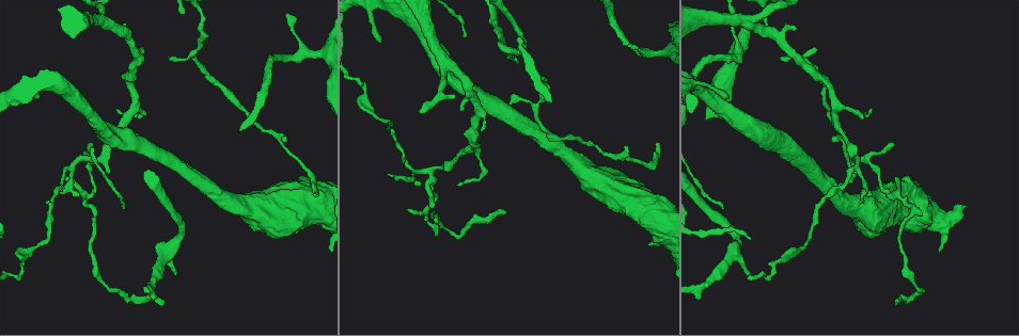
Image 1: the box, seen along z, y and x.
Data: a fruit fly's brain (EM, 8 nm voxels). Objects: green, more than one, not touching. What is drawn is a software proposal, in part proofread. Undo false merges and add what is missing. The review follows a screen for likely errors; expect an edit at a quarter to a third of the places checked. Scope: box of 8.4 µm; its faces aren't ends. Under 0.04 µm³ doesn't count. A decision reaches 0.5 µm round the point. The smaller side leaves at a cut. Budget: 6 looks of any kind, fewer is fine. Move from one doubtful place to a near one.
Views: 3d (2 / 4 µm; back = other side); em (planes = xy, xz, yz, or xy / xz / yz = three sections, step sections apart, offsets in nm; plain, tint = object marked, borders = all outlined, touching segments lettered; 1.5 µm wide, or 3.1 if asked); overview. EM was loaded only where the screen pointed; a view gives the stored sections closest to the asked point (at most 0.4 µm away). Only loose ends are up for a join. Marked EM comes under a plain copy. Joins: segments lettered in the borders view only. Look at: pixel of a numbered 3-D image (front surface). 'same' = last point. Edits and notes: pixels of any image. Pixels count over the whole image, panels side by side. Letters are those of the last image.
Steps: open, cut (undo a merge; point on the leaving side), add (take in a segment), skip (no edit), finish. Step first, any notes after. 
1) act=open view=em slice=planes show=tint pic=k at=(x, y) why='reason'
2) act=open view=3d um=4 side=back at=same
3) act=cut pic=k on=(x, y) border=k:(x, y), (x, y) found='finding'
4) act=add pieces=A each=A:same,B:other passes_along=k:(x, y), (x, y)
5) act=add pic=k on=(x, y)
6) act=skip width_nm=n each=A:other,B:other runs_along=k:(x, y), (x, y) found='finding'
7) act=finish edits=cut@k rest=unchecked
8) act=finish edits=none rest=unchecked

act=open view=3d um=4 pic=1 at=(317, 195) why='end of a long branch'

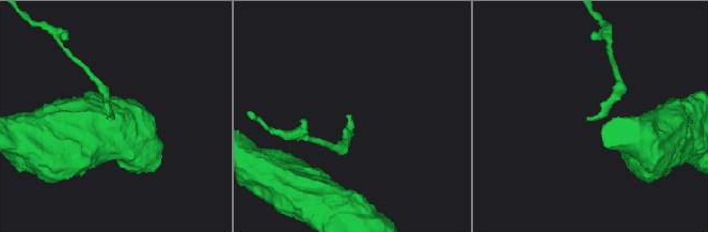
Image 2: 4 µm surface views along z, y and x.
act=open view=em slice=planes show=borders pic=2 at=(352, 115)

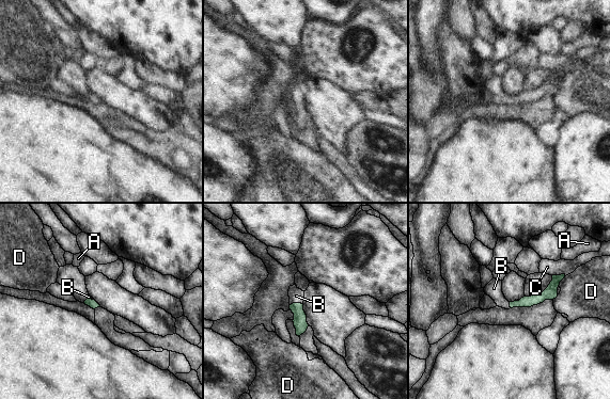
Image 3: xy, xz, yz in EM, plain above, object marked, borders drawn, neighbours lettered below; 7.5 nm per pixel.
act=add pic=3 on=(296, 296) width_nm=70 each=A:other,B:same,C:other,D:other passes_along=3:(300, 323), (296, 303), (296, 296) found='it goes on there'

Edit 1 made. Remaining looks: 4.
act=open view=overview

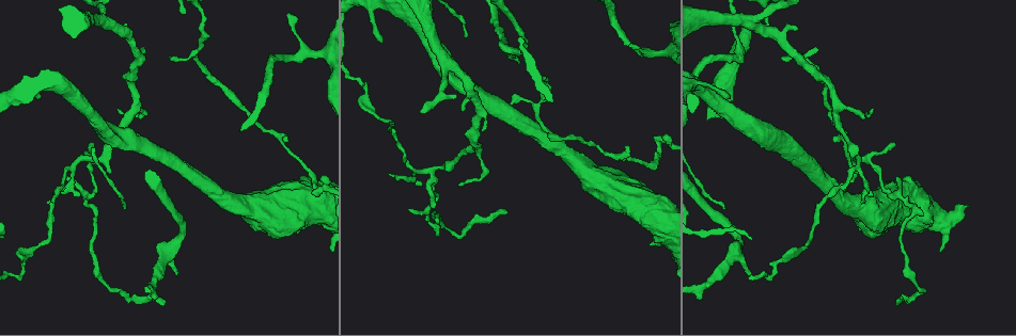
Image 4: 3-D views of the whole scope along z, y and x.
act=open view=em slice=planes show=borders pic=4 at=(184, 12) why='free end'

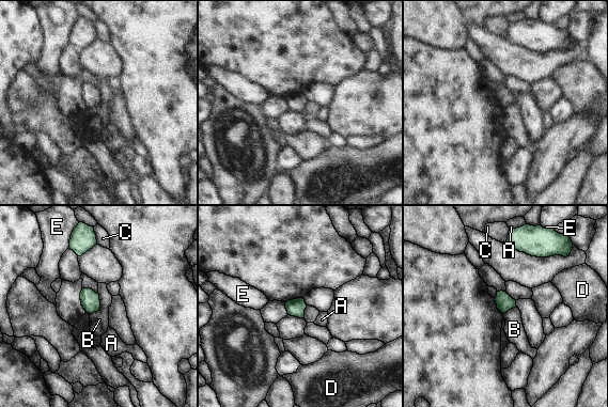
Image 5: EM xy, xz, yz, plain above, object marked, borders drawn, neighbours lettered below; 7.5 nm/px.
act=skip each=A:other,B:other,C:other,D:other,E:other border=5:(98, 293), (99, 309), (91, 314) found='none of them fits'

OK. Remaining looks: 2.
act=open view=3d um=4 side=back pic=4 at=(382, 37) why='thin end'

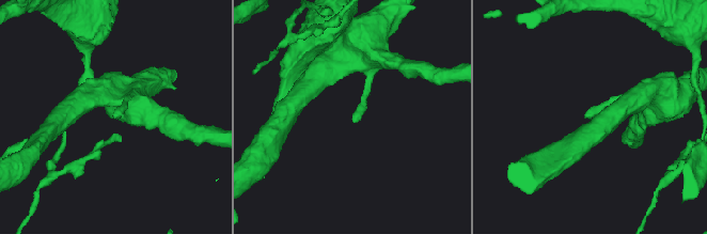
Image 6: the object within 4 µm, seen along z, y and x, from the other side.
act=open view=em slice=planes show=borders pic=6 at=(355, 116)

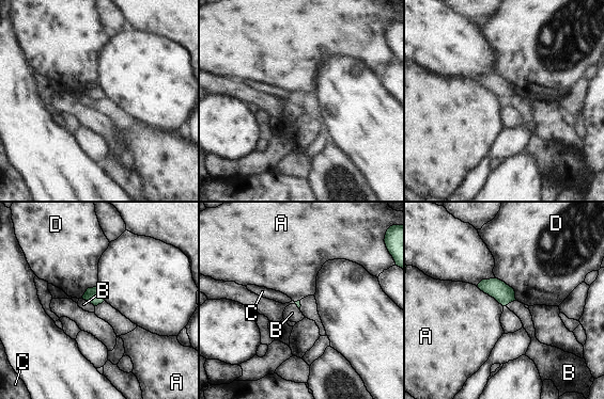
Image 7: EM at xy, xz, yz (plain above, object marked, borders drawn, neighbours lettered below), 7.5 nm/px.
act=skip longest_contact=A:260nm each=A:other,B:other,C:other,D:other found='no lettered segment goes on from it'

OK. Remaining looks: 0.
act=finish edits=add@3 rest=unchecked

